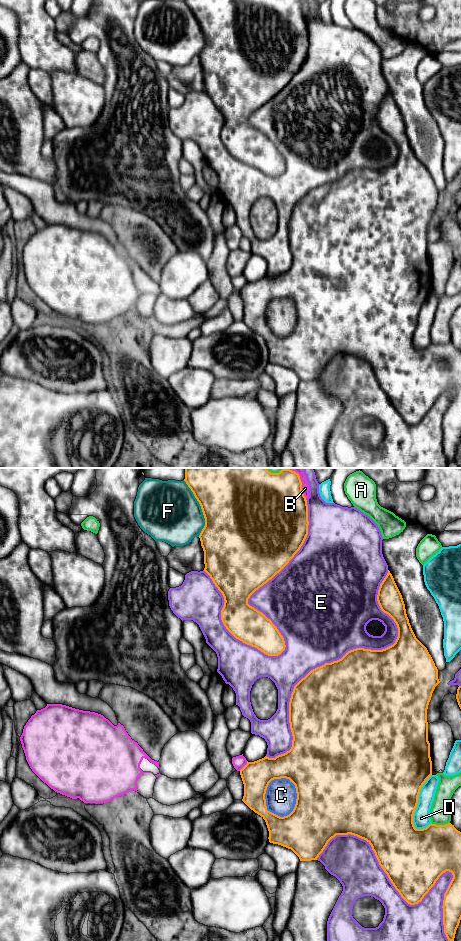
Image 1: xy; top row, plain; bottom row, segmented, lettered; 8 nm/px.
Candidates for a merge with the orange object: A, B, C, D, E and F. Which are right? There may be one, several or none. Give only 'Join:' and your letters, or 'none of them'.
Join: none of them

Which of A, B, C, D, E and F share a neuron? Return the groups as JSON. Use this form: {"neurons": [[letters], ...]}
{"neurons": [["A"], ["B"], ["C", "E"], ["D"], ["F"]]}

